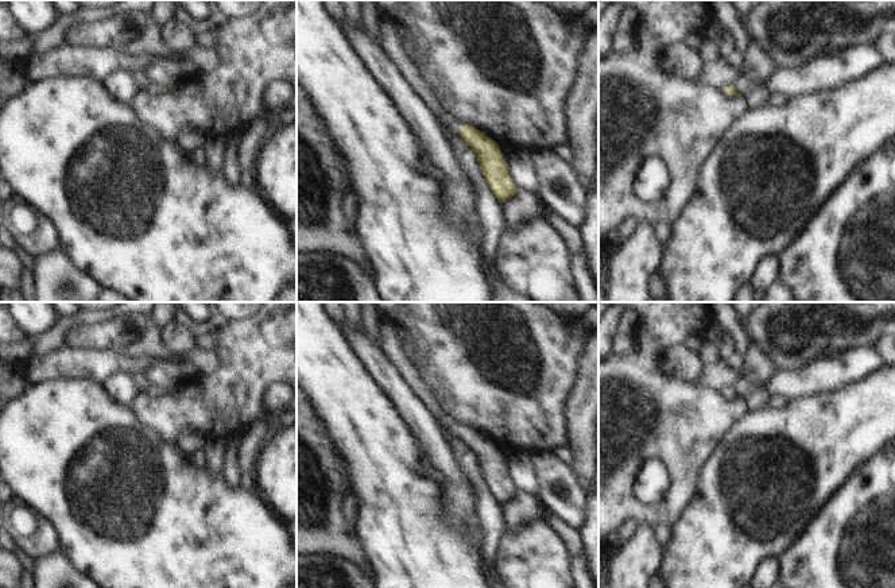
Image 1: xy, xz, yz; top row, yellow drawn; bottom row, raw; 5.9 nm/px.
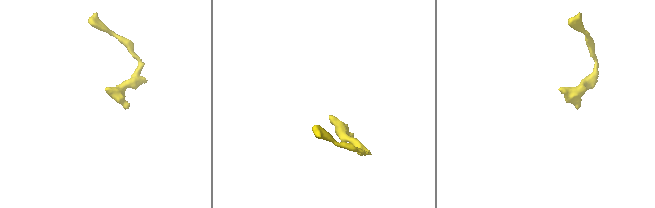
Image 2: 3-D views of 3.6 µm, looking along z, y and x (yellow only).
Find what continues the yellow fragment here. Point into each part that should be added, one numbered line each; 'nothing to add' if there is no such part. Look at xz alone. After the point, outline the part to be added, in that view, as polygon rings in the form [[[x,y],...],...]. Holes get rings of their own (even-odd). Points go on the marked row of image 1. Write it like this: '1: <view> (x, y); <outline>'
1: xz (391, 46); [[[380,23],[379,31],[383,51],[398,69],[406,84],[442,125],[446,125],[452,132],[461,136],[461,128],[465,125],[465,123],[457,120],[453,115],[446,113],[442,109],[439,100],[437,98],[429,84],[421,77],[418,69],[410,62],[410,59],[402,50],[402,45],[398,40],[394,28]]]

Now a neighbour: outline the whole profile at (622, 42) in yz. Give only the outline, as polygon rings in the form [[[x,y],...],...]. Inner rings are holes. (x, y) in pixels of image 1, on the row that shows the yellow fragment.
[[[616,32],[612,39],[612,51],[625,53],[635,46],[634,35],[629,32]]]

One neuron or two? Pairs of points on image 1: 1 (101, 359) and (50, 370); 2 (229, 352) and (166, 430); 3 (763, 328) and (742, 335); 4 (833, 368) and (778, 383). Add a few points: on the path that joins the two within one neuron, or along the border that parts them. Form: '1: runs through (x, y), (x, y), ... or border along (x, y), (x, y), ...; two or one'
1: runs through (89, 363), (62, 363); one
2: runs through (225, 371), (185, 412); one
3: border along (740, 321), (751, 339); two
4: runs through (820, 376), (806, 382), (791, 383); one

